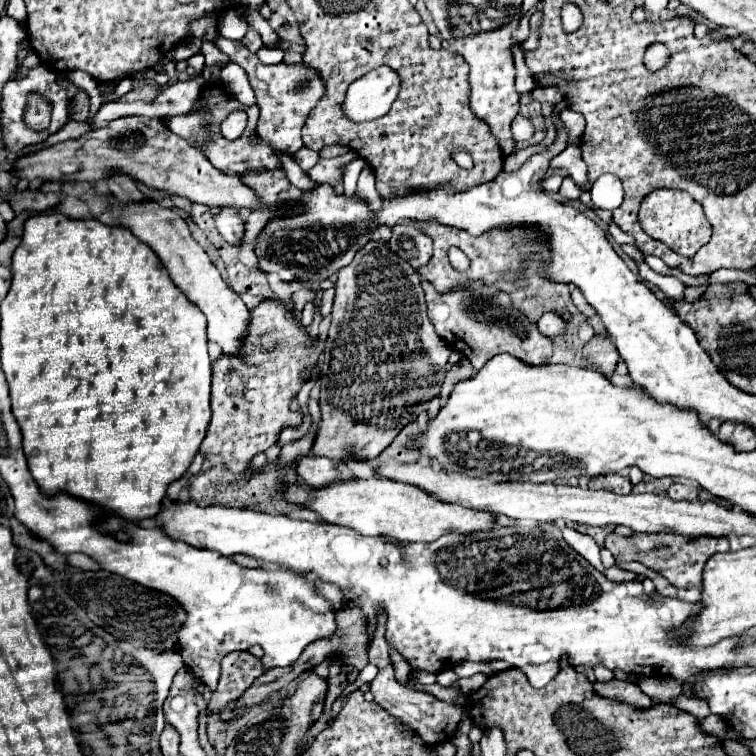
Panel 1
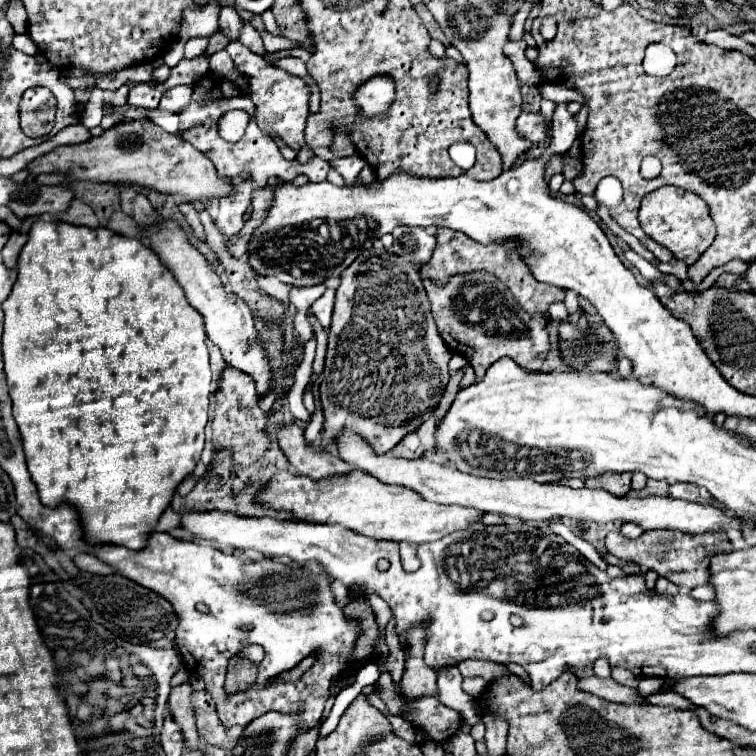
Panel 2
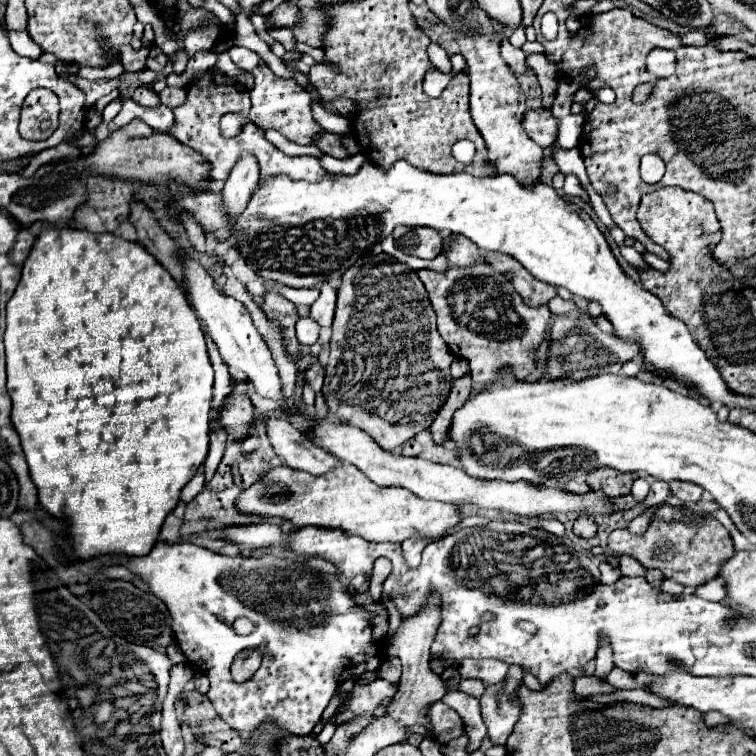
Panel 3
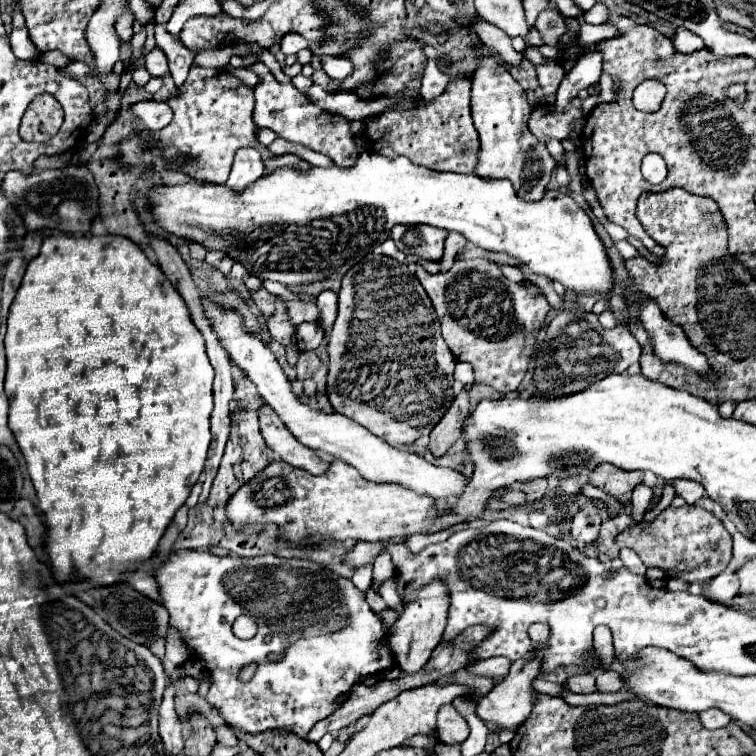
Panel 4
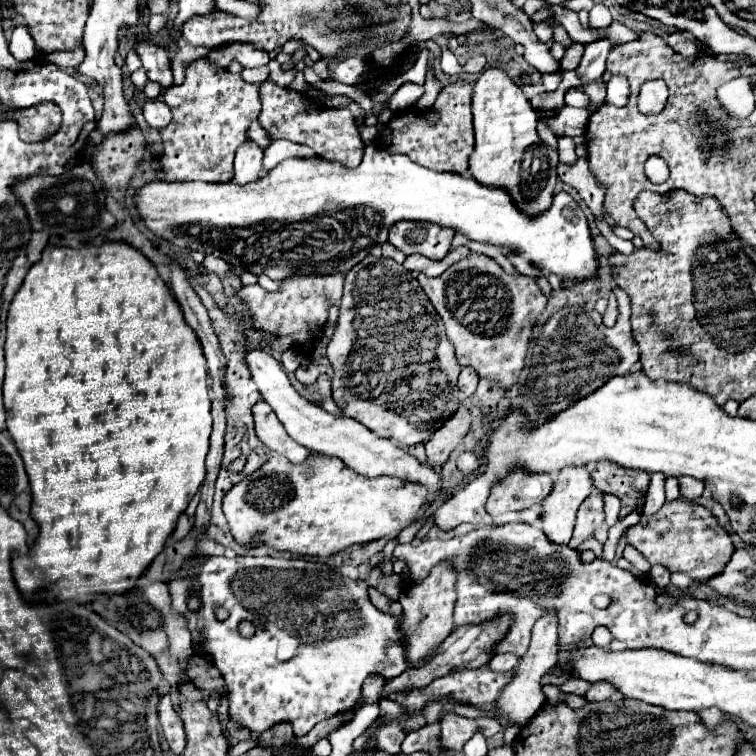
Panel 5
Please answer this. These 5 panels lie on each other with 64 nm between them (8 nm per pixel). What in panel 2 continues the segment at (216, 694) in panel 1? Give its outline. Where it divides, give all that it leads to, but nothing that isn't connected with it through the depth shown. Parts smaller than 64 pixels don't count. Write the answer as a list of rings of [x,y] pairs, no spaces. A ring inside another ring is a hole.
[[[232,656],[228,660],[224,690],[228,694],[246,692],[256,682],[256,676],[258,676],[258,666],[254,662],[250,662],[248,658],[242,658],[242,656]]]

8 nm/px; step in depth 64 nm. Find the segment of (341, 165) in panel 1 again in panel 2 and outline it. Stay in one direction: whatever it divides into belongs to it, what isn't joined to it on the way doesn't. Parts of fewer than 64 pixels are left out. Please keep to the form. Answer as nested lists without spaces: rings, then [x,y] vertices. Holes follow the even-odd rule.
[[[210,72],[202,80],[198,80],[196,94],[192,96],[192,106],[188,106],[188,110],[180,110],[180,114],[178,114],[180,126],[182,126],[180,136],[186,142],[190,142],[196,150],[206,154],[222,178],[234,178],[234,176],[249,172],[258,186],[265,186],[272,176],[282,178],[284,182],[290,182],[296,174],[306,174],[310,178],[310,182],[324,182],[328,178],[328,172],[332,170],[332,166],[326,160],[314,158],[308,164],[300,164],[296,160],[292,160],[292,162],[284,160],[276,142],[270,136],[260,134],[260,128],[256,126],[256,120],[254,120],[254,112],[256,112],[256,106],[252,106],[252,100],[246,98],[228,78]],[[232,108],[240,108],[250,114],[250,124],[246,128],[246,134],[238,142],[226,142],[218,134],[220,116]]]

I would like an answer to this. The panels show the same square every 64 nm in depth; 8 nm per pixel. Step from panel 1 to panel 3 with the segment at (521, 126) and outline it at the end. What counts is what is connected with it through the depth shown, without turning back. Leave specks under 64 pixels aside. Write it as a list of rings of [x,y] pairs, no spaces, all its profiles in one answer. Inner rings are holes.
[[[536,108],[536,110],[528,110],[522,118],[522,128],[528,132],[528,136],[540,144],[542,148],[544,146],[552,146],[554,140],[556,140],[556,128],[558,128],[558,122],[556,118],[550,114],[550,110],[544,110],[544,108]]]

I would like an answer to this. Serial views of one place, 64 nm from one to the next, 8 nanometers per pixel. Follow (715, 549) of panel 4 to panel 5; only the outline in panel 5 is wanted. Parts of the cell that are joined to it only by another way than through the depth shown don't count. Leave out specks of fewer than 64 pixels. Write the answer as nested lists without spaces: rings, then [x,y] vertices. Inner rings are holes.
[[[666,502],[654,516],[642,516],[636,526],[626,530],[626,542],[634,546],[650,564],[662,564],[670,572],[686,572],[694,580],[708,580],[724,570],[734,544],[732,536],[718,524],[716,516],[692,502]]]

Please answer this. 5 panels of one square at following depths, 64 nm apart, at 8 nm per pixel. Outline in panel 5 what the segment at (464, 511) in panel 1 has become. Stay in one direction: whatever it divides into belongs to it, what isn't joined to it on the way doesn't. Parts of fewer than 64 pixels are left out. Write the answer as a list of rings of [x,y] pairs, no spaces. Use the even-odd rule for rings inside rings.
[[[310,454],[308,462],[300,466],[292,464],[286,458],[270,458],[260,470],[256,470],[250,478],[238,482],[224,496],[224,514],[232,536],[242,544],[252,542],[260,532],[260,540],[274,550],[286,550],[294,556],[330,556],[352,544],[366,544],[412,526],[418,520],[426,498],[428,490],[422,486],[400,482],[398,478],[370,480],[350,470],[340,458]]]

